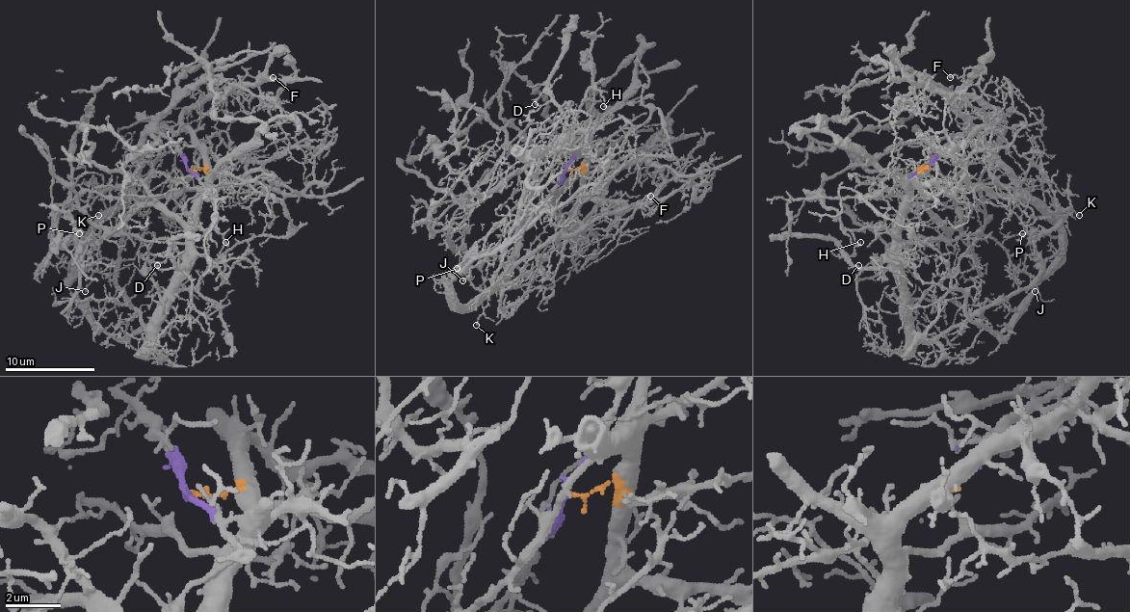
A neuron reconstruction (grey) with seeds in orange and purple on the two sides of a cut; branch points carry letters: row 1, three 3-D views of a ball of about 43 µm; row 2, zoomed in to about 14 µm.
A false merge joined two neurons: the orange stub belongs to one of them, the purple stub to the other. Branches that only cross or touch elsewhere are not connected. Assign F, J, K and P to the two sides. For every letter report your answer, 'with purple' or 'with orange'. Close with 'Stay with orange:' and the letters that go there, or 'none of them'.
F: with orange
J: with purple
K: with purple
P: with purple
Stay with orange: F

